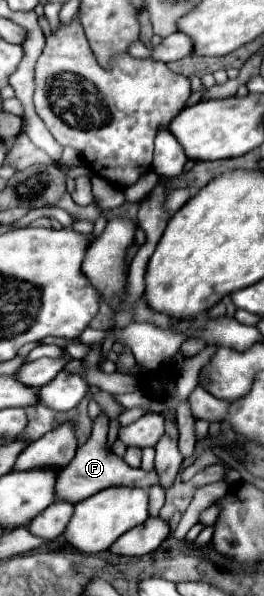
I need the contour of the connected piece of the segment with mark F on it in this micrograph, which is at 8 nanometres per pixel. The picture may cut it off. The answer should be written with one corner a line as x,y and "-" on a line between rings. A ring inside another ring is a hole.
99,413
97,419
93,421
93,433
91,433
89,441
83,447
79,447
73,461
57,473
57,483
55,483
57,499
77,503
77,501
83,501
83,499
95,495
97,491
107,489
107,487
117,487
117,485
123,485
123,487
151,487
151,485
159,483
159,477
157,477
155,469
151,469
151,471
145,471
141,467
133,469
107,447
107,423
109,423
109,417
105,413

